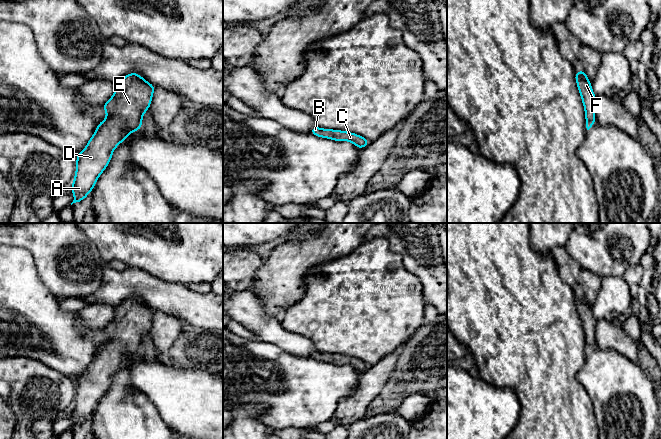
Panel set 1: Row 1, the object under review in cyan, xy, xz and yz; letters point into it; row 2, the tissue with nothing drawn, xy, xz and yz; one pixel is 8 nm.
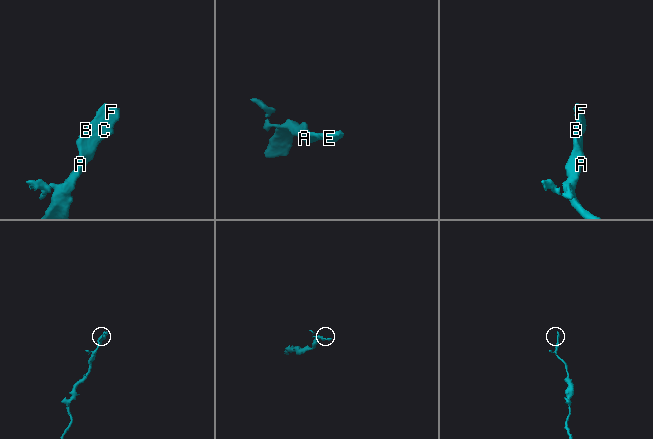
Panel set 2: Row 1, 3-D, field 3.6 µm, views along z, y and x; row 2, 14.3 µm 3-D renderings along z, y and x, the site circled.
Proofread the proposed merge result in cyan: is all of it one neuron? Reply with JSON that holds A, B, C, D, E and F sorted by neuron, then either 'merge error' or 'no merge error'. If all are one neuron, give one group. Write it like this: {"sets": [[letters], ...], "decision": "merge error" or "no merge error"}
{"sets": [["A", "B", "C", "D", "E", "F"]], "decision": "no merge error"}

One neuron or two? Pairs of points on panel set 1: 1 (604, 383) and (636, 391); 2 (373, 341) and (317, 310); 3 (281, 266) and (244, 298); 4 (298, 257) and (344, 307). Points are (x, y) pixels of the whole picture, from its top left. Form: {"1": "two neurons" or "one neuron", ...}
{"1": "one neuron", "2": "one neuron", "3": "two neurons", "4": "two neurons"}

